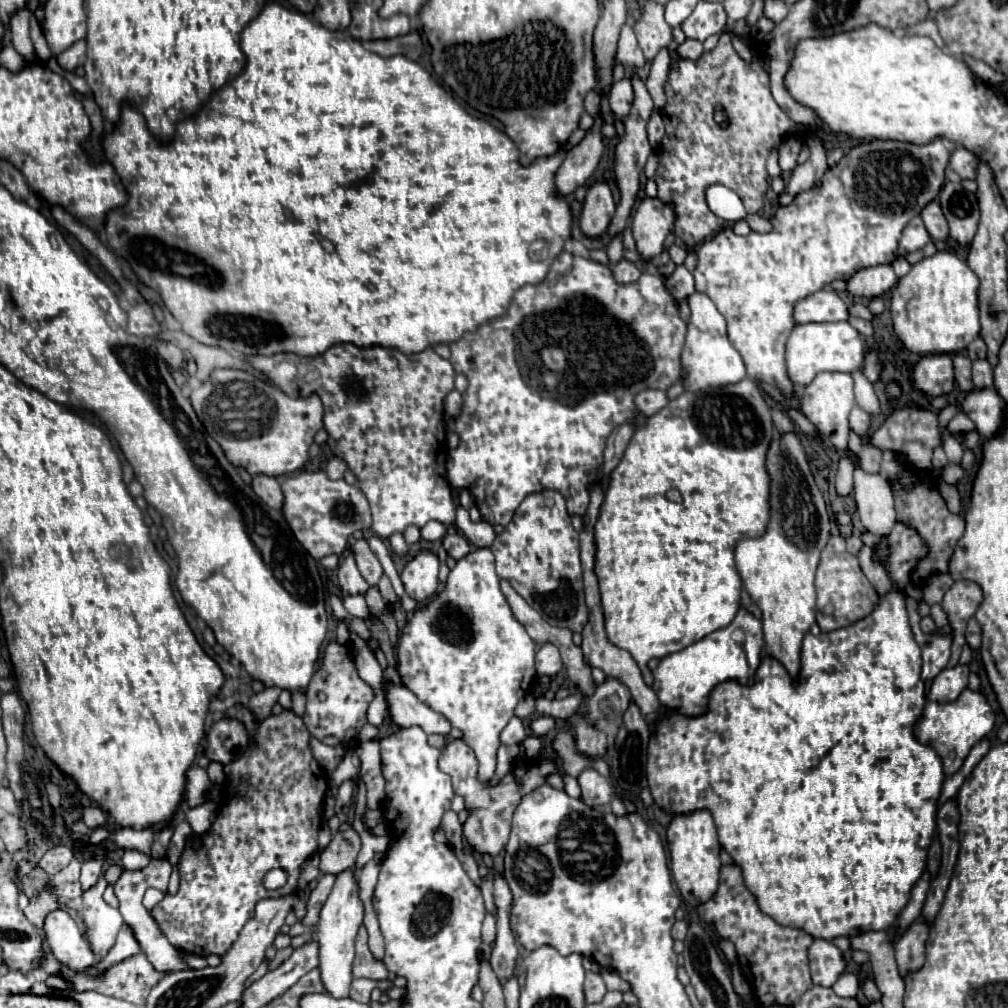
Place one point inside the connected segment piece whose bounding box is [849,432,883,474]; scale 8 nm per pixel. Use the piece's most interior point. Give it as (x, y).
(869, 456)

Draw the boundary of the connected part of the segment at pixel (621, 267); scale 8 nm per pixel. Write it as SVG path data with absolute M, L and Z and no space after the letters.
M623 258L623 260L613 268L613 276L615 276L615 280L617 280L619 284L631 284L631 282L637 282L637 280L639 280L641 272L639 272L639 268L637 268L633 262L629 262L629 260Z

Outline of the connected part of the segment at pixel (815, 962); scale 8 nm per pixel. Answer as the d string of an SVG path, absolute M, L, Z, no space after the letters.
M813 940L809 946L809 968L813 984L833 986L833 982L845 970L841 950L827 940Z

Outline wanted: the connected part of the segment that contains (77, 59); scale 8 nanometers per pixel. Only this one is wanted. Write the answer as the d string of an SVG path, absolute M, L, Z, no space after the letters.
M79 40L73 46L69 46L65 52L61 52L57 56L57 62L67 72L73 72L77 66L81 66L85 62L85 40Z

